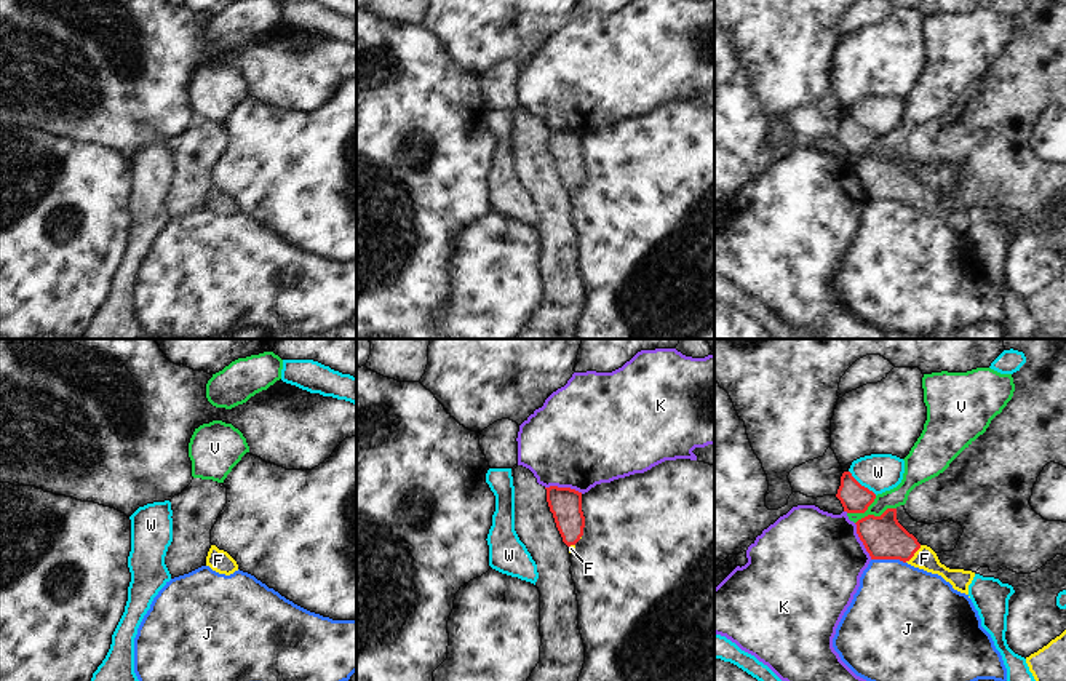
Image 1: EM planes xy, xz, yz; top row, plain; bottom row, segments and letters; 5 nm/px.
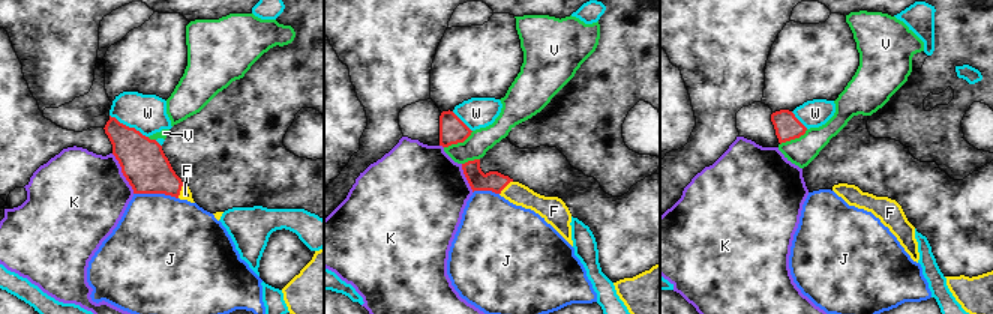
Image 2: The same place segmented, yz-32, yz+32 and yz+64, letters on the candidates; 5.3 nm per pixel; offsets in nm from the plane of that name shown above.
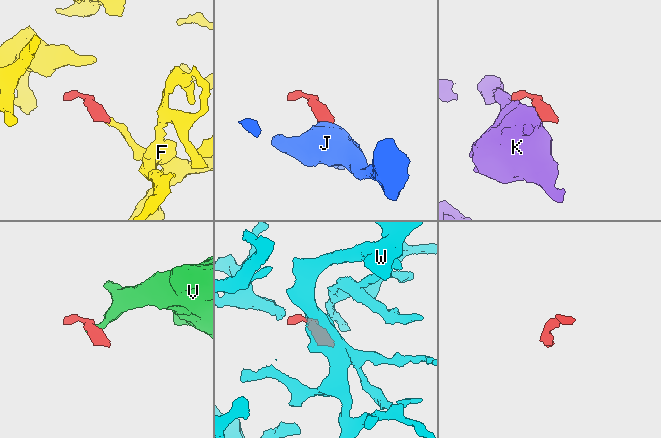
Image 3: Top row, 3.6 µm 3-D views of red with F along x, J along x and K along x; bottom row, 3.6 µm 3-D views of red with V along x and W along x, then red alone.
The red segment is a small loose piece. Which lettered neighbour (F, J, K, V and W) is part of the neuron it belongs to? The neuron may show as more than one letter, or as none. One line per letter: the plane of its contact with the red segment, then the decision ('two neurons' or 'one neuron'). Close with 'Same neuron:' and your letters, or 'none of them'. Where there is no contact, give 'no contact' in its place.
F: meets red in yz; one neuron
J: meets red in yz; two neurons
K: meets red in xz; two neurons
V: meets red in yz; two neurons
W: meets red in yz; two neurons
Same neuron: F

